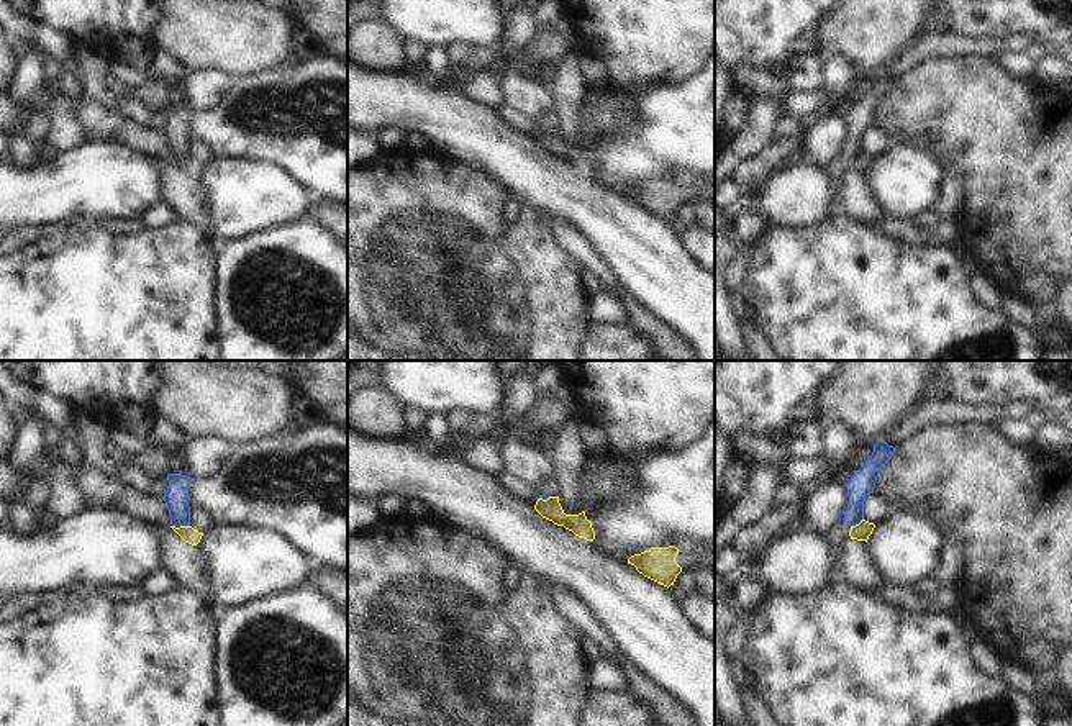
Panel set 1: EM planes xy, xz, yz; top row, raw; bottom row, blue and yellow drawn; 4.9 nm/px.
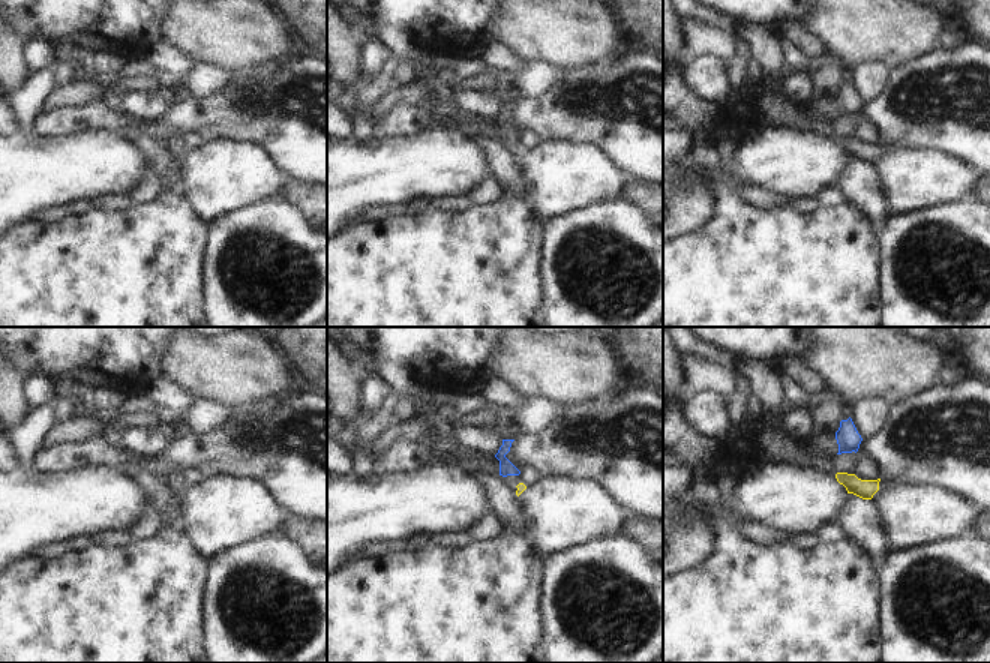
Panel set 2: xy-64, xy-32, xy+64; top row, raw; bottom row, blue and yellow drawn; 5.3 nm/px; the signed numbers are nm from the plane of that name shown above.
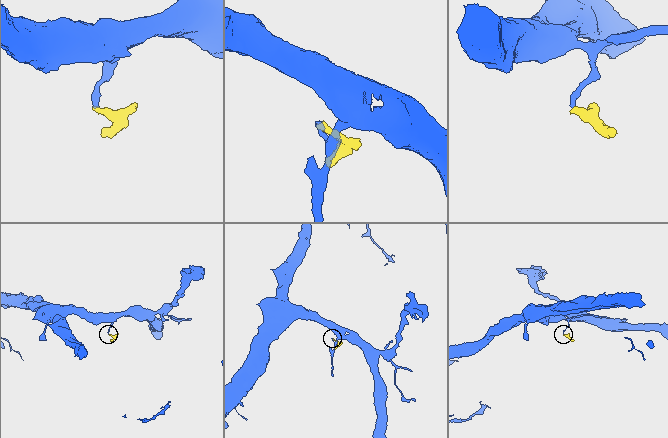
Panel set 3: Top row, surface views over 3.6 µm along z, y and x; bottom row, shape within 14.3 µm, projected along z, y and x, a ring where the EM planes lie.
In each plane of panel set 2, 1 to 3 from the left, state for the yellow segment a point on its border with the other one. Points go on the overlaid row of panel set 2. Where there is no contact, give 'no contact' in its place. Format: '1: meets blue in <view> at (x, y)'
1: no contact
2: no contact
3: no contact

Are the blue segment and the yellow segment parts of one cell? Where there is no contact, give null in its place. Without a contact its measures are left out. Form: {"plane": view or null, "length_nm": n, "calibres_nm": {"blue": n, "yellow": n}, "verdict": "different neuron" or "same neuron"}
{"plane": "xy", "length_nm": 90, "calibres_nm": {"blue": 110, "yellow": 80}, "verdict": "different neuron"}

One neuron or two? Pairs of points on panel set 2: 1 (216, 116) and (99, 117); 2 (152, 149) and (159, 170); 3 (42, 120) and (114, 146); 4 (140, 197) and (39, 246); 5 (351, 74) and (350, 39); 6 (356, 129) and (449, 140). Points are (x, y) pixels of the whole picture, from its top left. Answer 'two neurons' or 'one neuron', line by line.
1: one neuron
2: one neuron
3: two neurons
4: two neurons
5: one neuron
6: two neurons

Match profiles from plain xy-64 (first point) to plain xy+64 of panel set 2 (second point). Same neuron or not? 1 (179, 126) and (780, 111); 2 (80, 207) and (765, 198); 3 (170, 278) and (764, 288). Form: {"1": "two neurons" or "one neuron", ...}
{"1": "two neurons", "2": "one neuron", "3": "one neuron"}

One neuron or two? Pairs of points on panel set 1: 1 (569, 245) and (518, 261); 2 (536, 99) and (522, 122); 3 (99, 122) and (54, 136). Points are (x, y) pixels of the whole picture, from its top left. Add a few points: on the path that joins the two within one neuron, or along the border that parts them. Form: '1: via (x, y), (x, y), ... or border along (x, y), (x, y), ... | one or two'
1: border along (551, 220), (551, 238), (584, 269) | two
2: border along (502, 104), (533, 118) | two
3: border along (74, 115), (90, 140) | two

